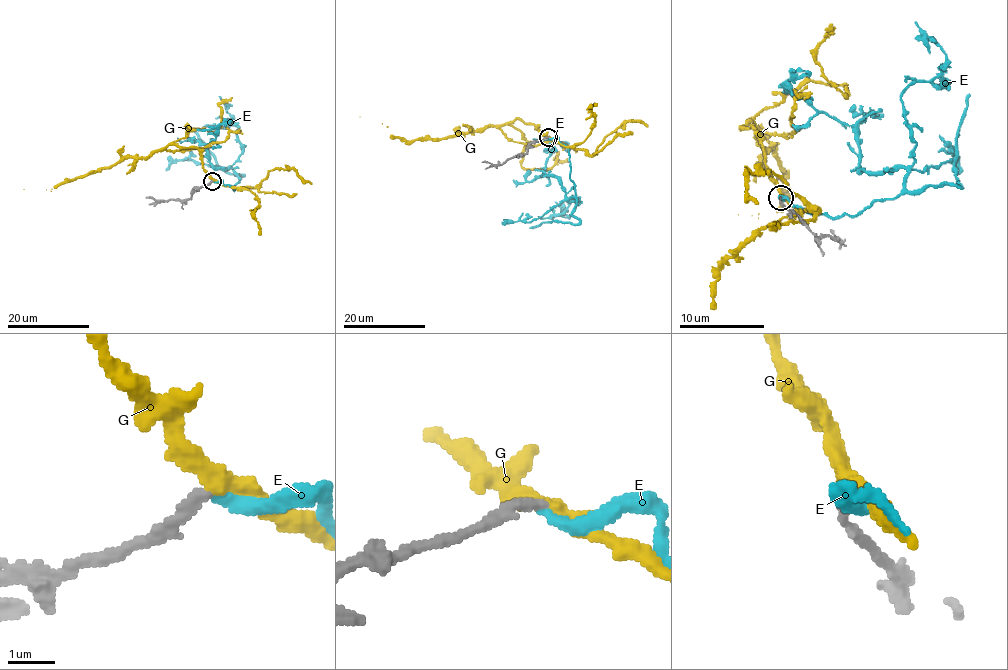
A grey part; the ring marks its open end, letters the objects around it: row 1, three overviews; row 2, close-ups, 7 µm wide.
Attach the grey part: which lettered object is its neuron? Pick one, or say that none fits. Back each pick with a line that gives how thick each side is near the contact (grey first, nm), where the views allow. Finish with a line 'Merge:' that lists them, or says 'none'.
E: Thickness 240 nm (grey) against 200 nm
Merge: E

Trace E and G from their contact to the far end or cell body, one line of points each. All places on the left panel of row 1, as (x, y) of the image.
E: (211, 181), (221, 181), (234, 190), (239, 181), (231, 167), (215, 168), (208, 153), (221, 125), (234, 120)
G: (211, 180), (196, 147), (168, 144), (147, 157), (124, 158), (57, 184), (50, 190), (24, 189)

